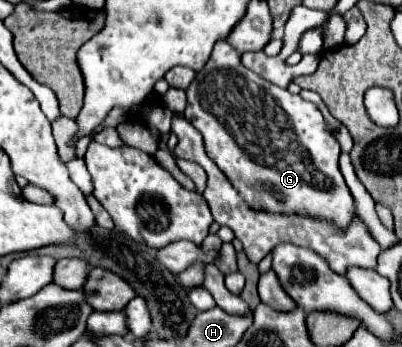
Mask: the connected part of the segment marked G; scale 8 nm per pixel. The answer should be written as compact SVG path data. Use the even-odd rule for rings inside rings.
M226 37L216 41L210 61L196 73L186 93L188 107L184 119L202 133L208 157L224 171L248 207L330 221L338 229L346 229L352 219L358 217L354 197L338 169L340 145L336 137L332 137L320 109L300 95L292 95L288 89L280 89L246 69L240 63L240 53L228 45Z

